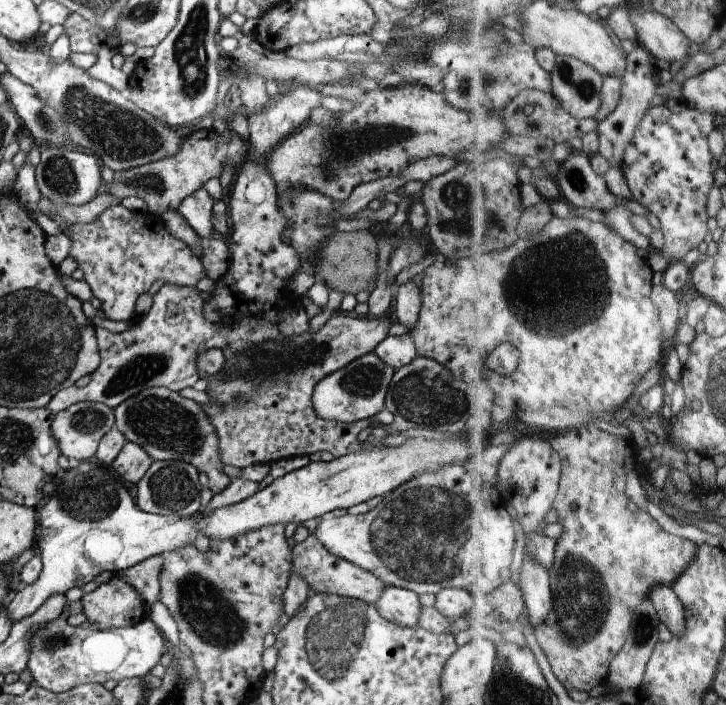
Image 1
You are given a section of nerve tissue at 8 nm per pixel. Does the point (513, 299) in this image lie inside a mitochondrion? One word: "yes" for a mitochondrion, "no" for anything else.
yes

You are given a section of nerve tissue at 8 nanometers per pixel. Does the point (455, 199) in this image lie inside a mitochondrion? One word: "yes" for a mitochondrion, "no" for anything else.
yes

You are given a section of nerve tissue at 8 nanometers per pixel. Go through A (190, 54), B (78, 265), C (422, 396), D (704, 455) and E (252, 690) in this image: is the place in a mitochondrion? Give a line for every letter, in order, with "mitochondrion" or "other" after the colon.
A: mitochondrion
B: other
C: mitochondrion
D: other
E: other

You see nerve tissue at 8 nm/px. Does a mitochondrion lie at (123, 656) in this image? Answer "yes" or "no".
no

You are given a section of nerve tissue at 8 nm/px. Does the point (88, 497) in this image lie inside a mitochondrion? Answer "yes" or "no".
yes

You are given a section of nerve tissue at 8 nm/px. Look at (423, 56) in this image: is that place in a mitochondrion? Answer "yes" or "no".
no

